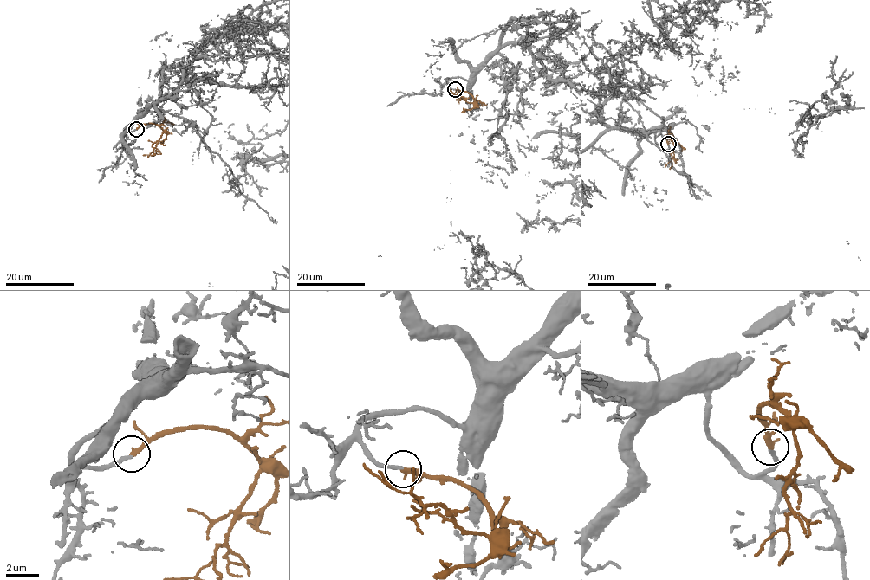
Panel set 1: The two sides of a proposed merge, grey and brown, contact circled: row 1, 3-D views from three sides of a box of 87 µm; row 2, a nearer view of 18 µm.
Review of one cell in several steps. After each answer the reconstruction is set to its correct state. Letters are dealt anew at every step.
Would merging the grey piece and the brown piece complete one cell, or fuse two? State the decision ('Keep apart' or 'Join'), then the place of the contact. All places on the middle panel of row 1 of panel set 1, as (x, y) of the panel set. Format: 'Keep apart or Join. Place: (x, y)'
Join. Place: (455, 89)

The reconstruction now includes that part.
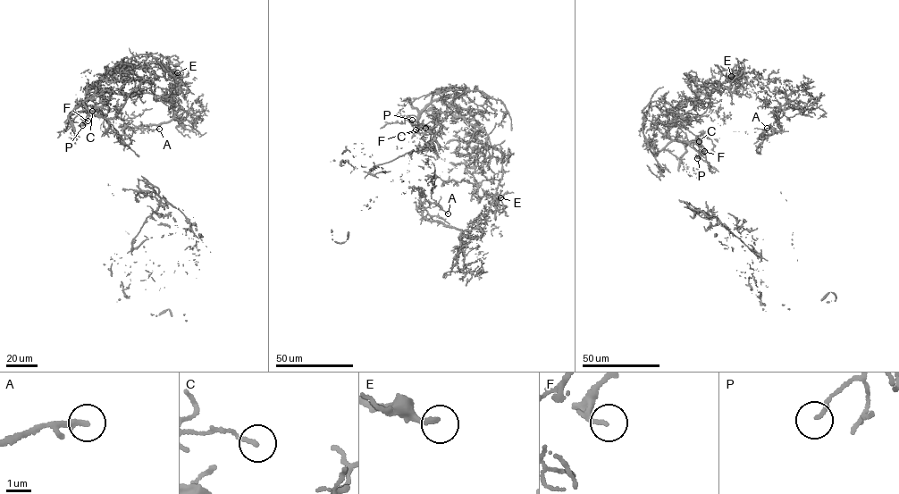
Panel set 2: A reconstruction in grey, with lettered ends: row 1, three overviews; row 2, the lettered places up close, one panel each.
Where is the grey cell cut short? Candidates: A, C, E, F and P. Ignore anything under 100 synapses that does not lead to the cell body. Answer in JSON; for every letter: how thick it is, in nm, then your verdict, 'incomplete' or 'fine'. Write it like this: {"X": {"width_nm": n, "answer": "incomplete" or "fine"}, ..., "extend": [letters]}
{"A": {"width_nm": 240, "answer": "incomplete"}, "C": {"width_nm": 150, "answer": "fine"}, "E": {"width_nm": 240, "answer": "incomplete"}, "F": {"width_nm": 90, "answer": "fine"}, "P": {"width_nm": 140, "answer": "fine"}, "extend": ["A", "E"]}

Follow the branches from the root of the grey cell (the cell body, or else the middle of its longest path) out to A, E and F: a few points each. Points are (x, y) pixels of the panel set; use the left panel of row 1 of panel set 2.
A: (125, 81), (146, 79), (118, 67), (152, 62), (179, 76), (169, 96), (173, 118), (124, 128), (159, 129)
E: (125, 81), (146, 79), (121, 65), (138, 69), (154, 62), (177, 72)
F: (125, 81), (119, 93), (96, 90), (70, 112), (71, 115), (83, 111), (88, 114), (88, 121)

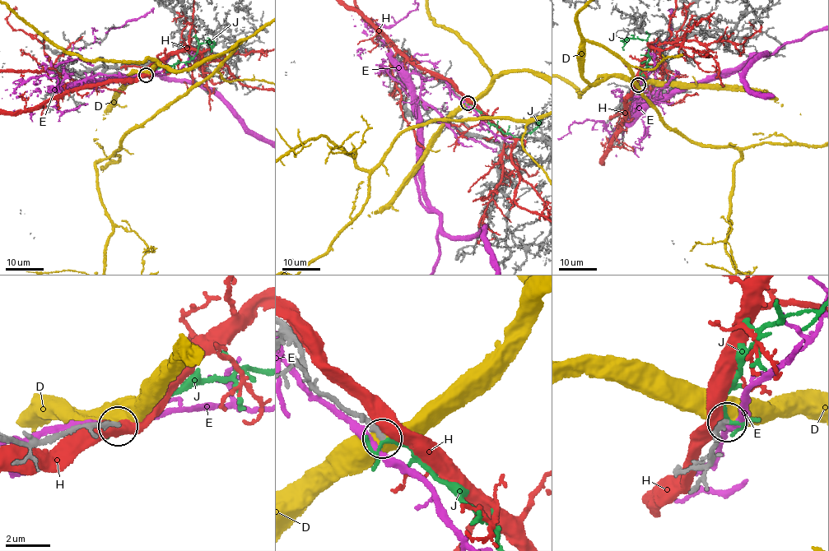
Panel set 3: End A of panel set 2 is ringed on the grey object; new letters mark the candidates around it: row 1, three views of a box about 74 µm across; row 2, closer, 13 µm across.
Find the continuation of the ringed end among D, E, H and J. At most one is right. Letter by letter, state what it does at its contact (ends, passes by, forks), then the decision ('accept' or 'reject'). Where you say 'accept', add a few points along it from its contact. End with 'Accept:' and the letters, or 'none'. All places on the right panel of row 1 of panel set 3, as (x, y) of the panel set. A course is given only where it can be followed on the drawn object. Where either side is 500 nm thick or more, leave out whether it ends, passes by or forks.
D: reject
E: it passes by | reject
H: reject
J: it forks | accept | via (638, 84), (649, 60), (647, 42), (630, 38), (622, 47), (624, 50)
Accept: J

